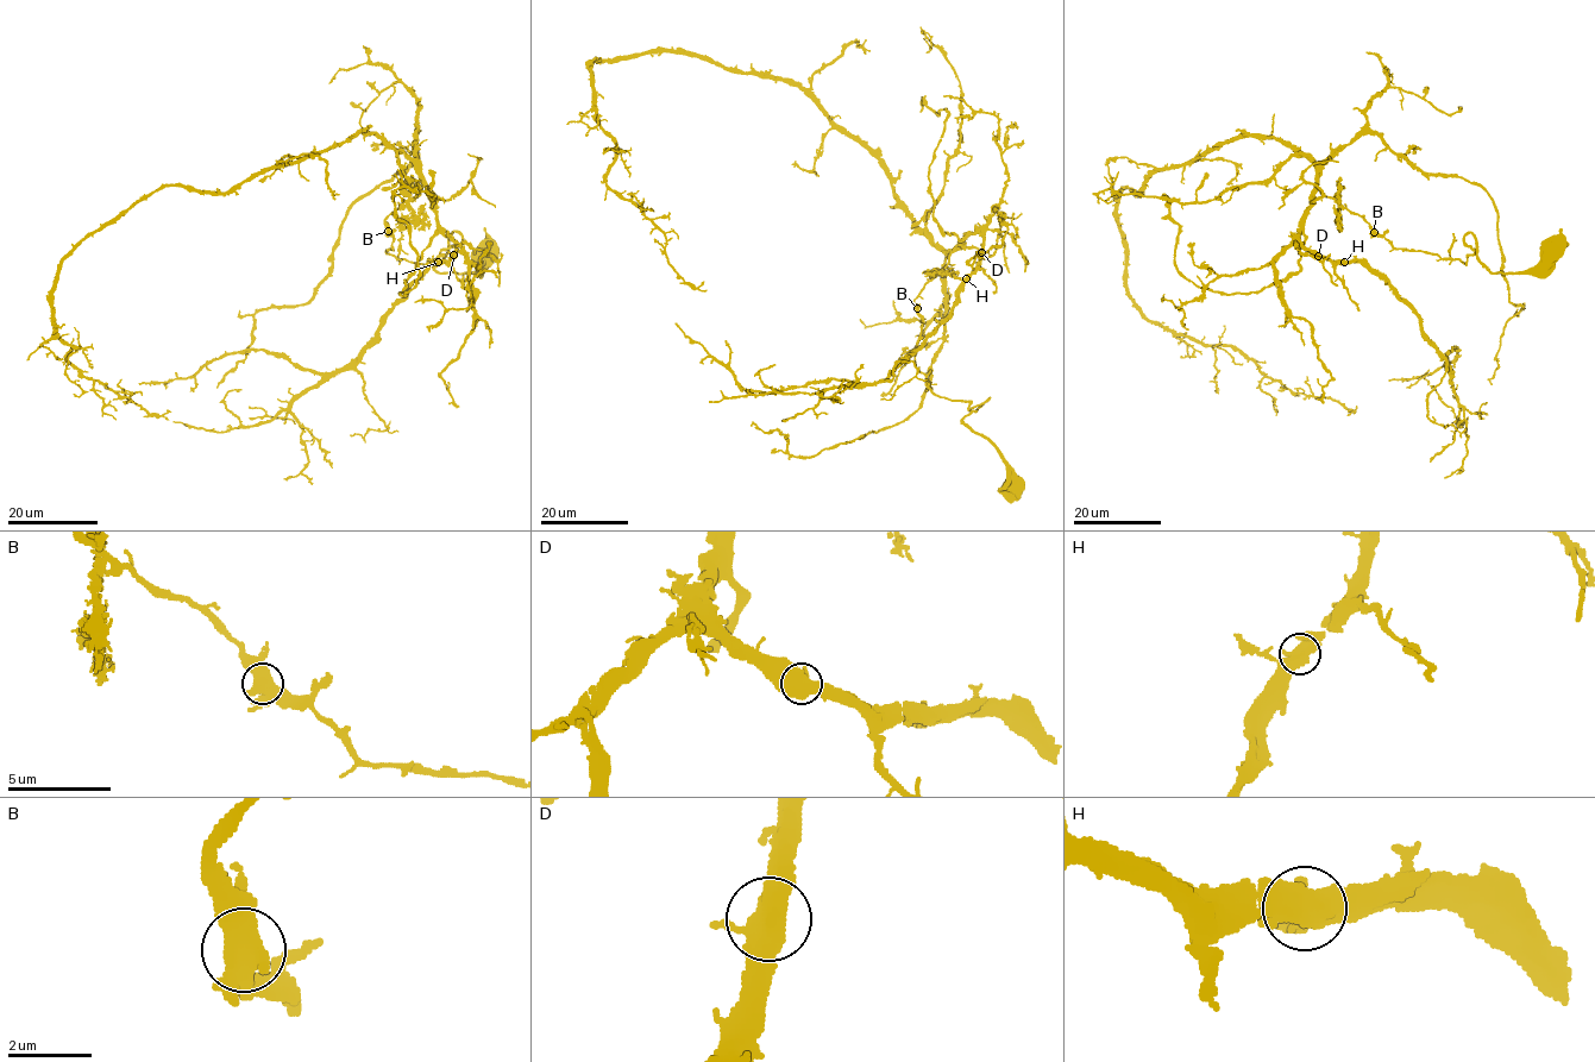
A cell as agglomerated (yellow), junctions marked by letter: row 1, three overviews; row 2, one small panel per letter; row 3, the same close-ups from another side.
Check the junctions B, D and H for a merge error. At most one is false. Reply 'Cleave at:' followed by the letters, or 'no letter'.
Cleave at: no letter

